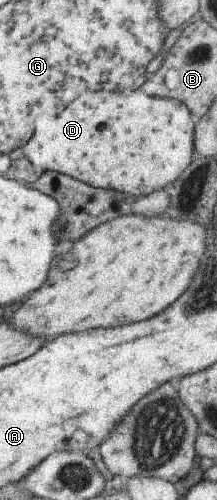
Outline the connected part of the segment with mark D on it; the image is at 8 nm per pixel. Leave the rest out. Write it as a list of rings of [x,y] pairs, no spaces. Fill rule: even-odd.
[[[102,89],[98,91],[86,91],[77,96],[72,102],[69,102],[60,112],[48,112],[38,113],[38,116],[34,118],[34,130],[32,136],[28,139],[28,142],[22,146],[23,156],[26,157],[30,164],[43,171],[52,171],[60,173],[70,178],[79,180],[92,188],[97,189],[110,189],[117,193],[127,194],[130,197],[143,197],[151,192],[158,192],[164,190],[166,186],[173,183],[178,177],[183,176],[185,168],[193,161],[194,155],[194,143],[193,143],[193,128],[195,127],[195,119],[188,107],[180,101],[170,100],[160,97],[153,97],[144,94],[140,89],[136,89],[131,92],[123,91],[110,91],[106,92]]]

